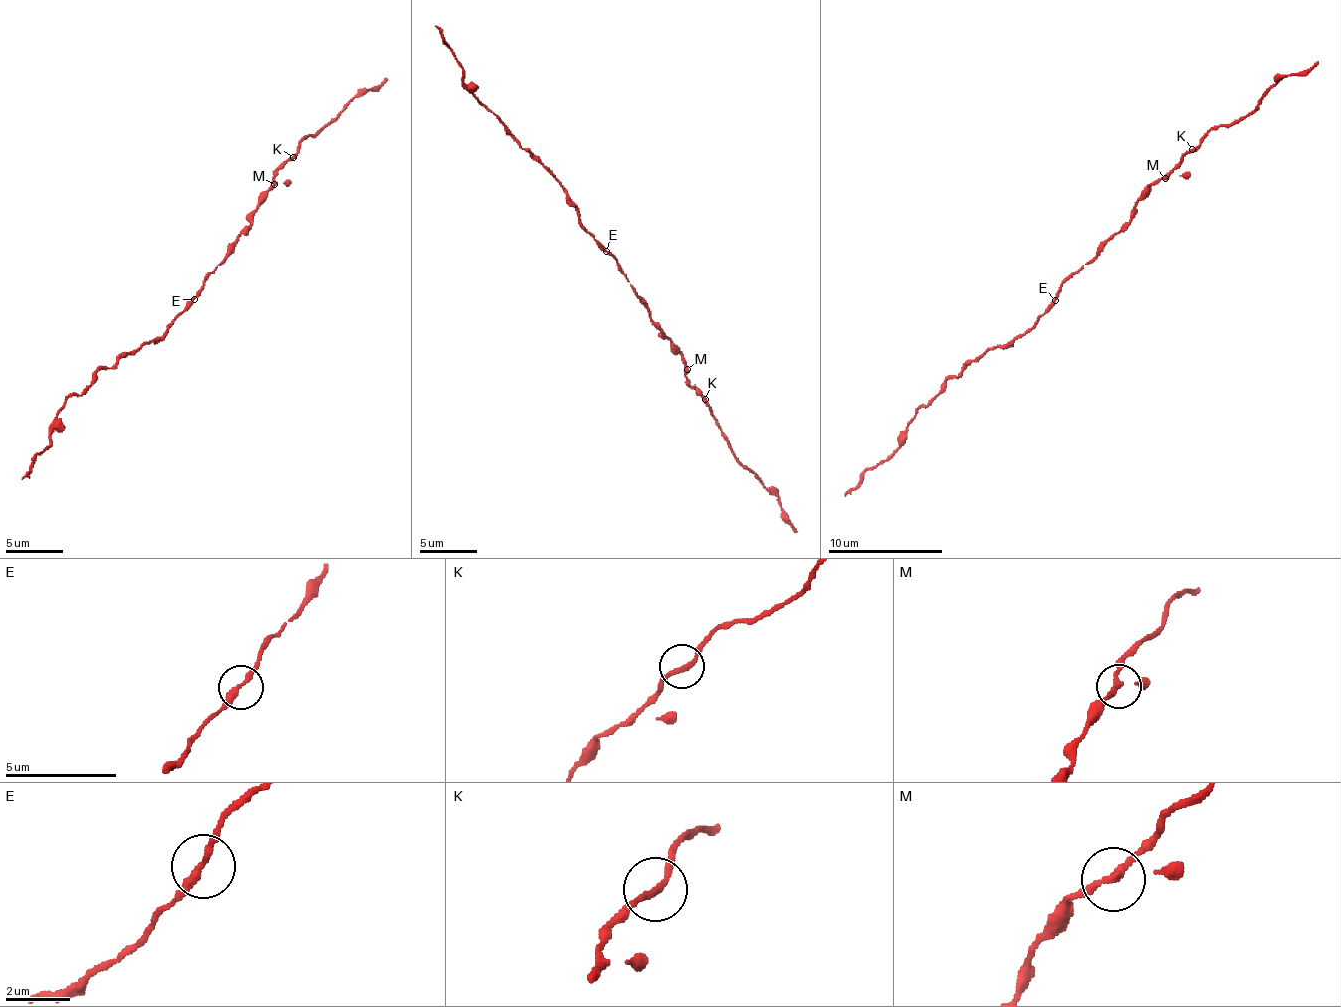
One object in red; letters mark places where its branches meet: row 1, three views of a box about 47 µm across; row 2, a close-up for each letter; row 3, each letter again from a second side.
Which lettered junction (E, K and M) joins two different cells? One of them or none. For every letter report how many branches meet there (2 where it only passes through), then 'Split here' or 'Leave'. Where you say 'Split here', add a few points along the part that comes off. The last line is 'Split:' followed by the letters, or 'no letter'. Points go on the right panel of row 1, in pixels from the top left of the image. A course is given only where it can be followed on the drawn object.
E: Branches: 2. Leave
K: Branches: 2. Leave
M: Branches: 2. Leave
Split: no letter

